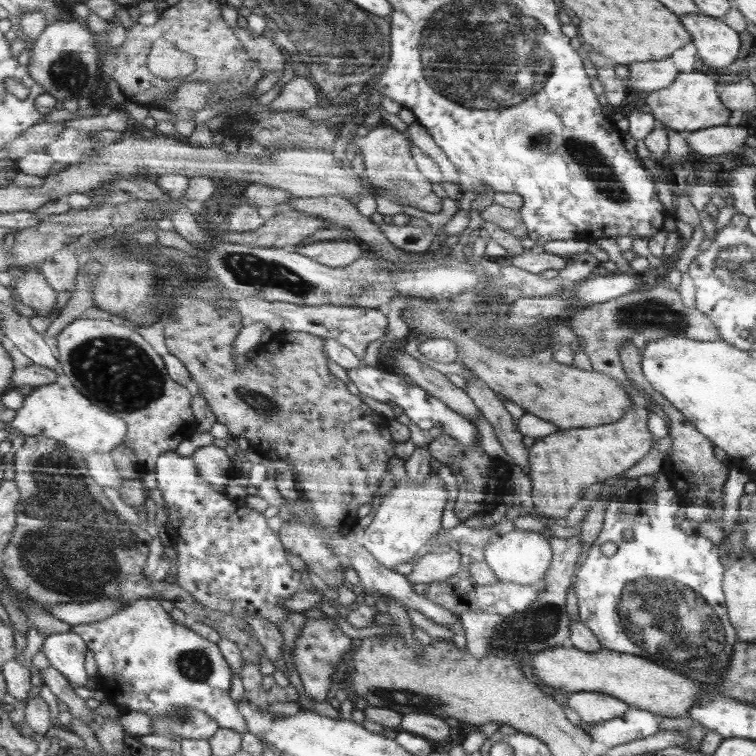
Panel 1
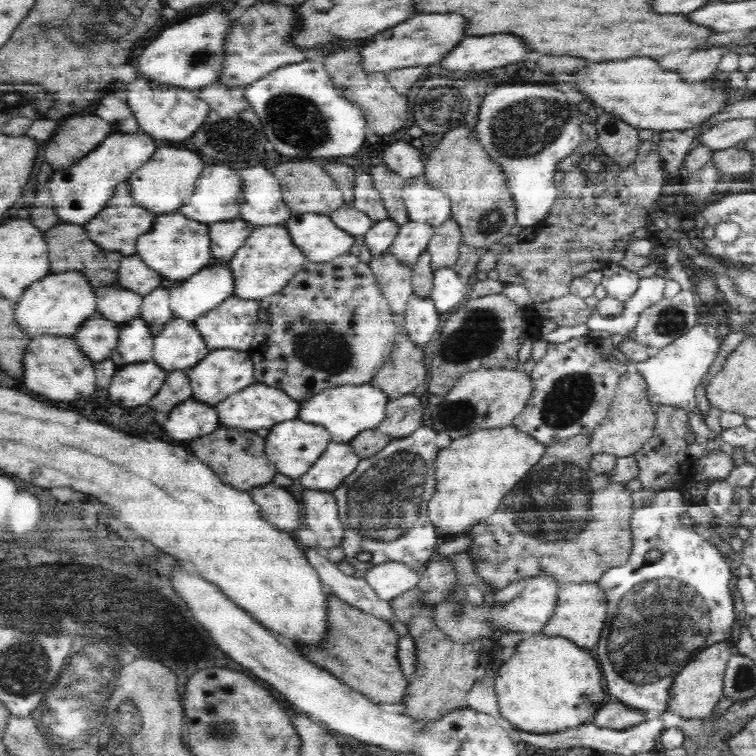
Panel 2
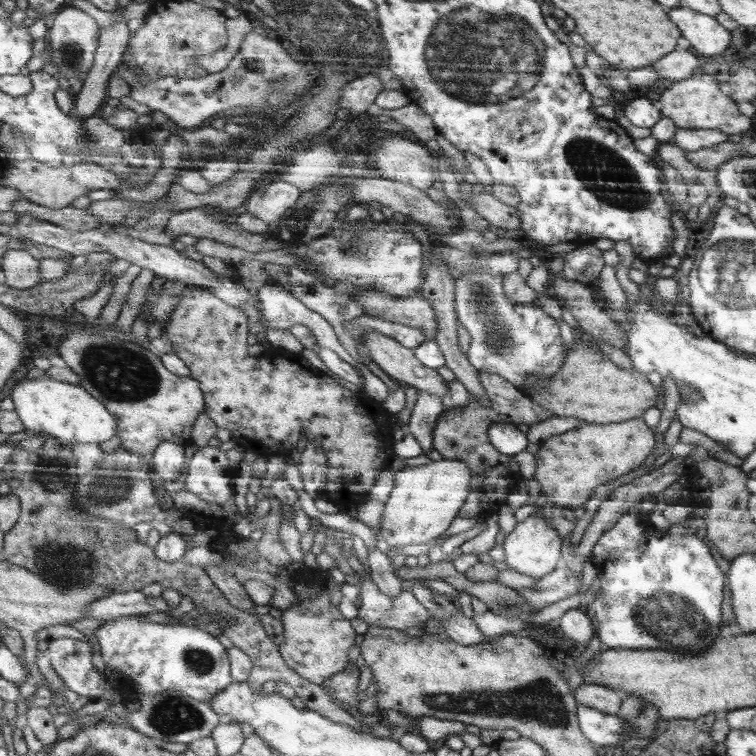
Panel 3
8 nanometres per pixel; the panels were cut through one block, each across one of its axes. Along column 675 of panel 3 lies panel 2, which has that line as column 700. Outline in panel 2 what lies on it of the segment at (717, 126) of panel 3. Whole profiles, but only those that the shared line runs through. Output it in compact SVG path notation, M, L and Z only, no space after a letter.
M638 56L638 58L628 58L628 60L612 60L612 62L600 62L590 68L582 68L576 72L574 80L578 90L594 104L600 106L604 113L618 117L620 121L627 123L636 129L649 129L661 132L664 130L684 130L694 129L708 122L712 116L720 114L722 110L728 108L727 101L731 94L725 94L724 89L707 86L703 82L686 83L682 82L677 72L664 70L658 66L656 60L648 56Z

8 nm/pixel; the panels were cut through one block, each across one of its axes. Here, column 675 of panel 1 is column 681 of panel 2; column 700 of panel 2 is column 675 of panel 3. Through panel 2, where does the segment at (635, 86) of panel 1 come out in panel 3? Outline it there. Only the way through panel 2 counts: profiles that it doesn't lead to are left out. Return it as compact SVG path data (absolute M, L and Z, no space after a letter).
M680 50L680 52L670 52L668 56L664 56L660 64L654 64L654 70L658 72L658 80L666 79L674 83L697 74L694 68L698 68L700 64L702 64L702 56Z

